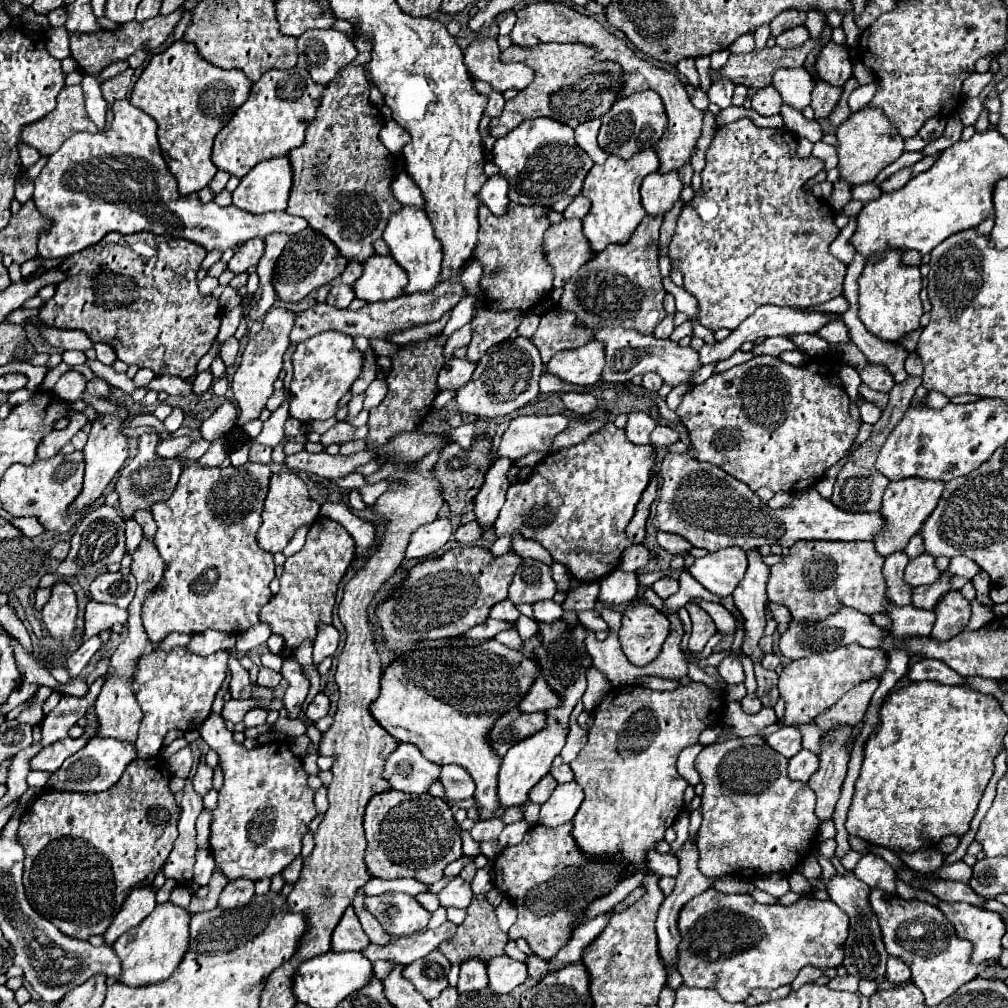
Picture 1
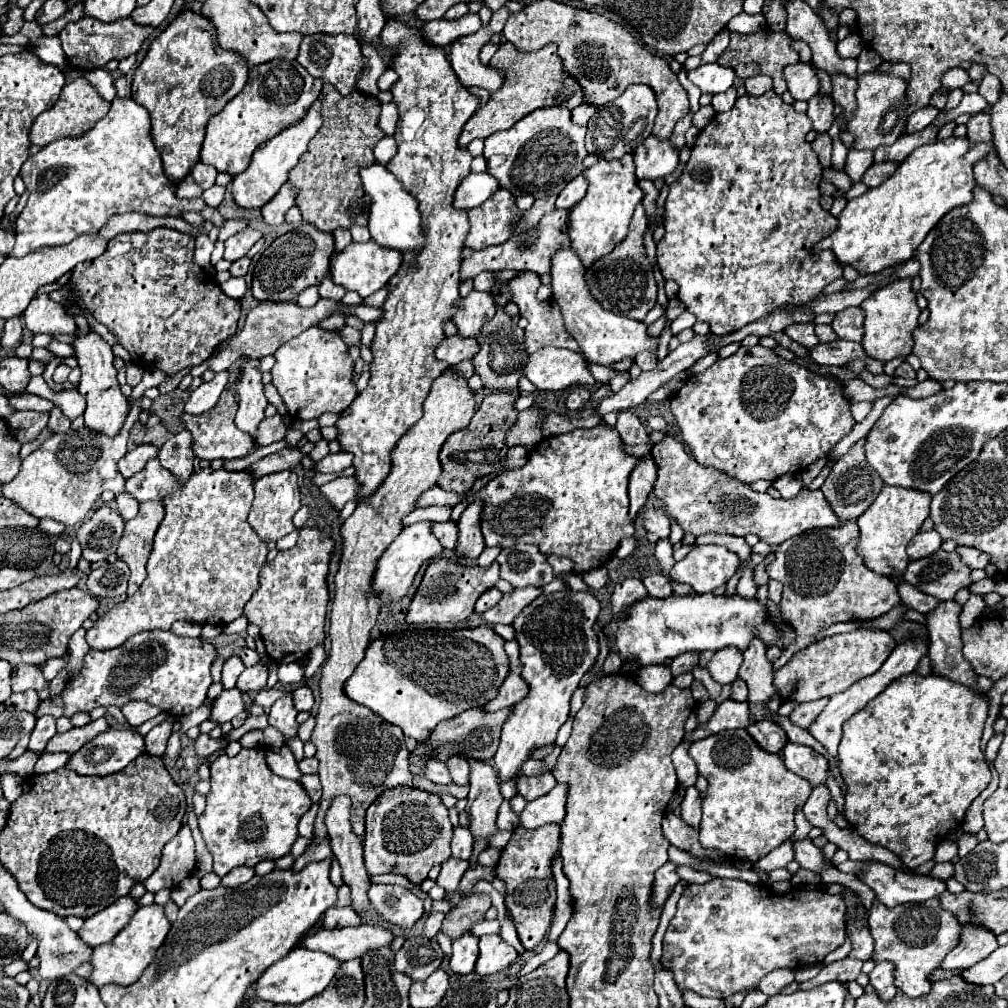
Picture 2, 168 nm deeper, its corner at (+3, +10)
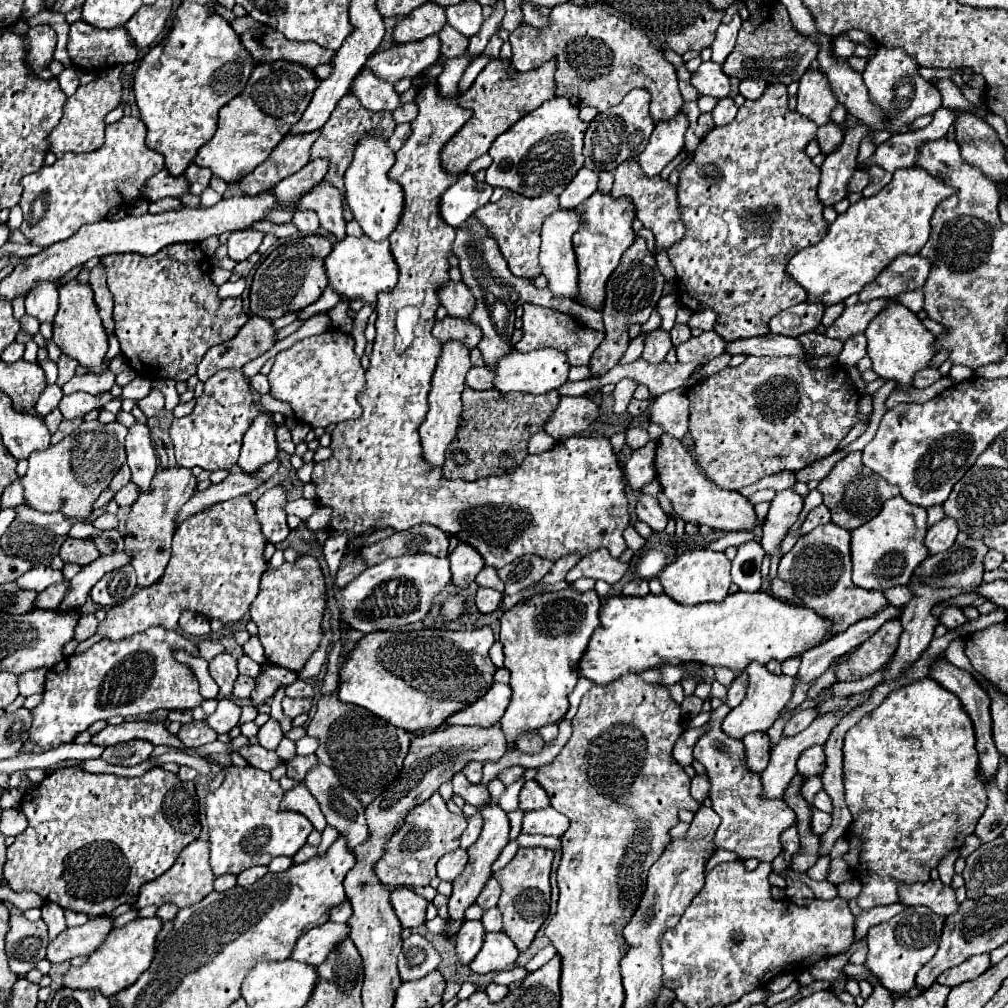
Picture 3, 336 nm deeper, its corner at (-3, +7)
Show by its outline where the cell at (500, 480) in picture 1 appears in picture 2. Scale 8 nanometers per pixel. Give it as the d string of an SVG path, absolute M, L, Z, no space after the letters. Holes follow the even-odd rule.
M478 503L466 507L466 511L458 519L458 541L456 541L456 557L476 559L484 549L484 539L478 527Z

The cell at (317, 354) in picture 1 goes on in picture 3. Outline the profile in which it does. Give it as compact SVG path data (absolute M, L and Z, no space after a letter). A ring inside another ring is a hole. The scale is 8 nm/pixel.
M326 330L324 334L304 338L294 346L282 350L274 358L272 372L268 374L270 394L276 400L288 402L296 418L312 428L326 428L344 420L354 420L362 412L360 394L364 392L364 368L354 354L354 338L342 330Z

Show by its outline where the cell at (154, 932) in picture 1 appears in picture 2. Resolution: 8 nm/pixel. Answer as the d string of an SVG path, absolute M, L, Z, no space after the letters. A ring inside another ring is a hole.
M152 903L148 907L138 909L134 913L134 917L130 919L130 923L110 943L94 947L92 957L90 957L92 973L90 973L90 977L86 977L86 981L94 983L96 987L102 987L108 983L126 987L126 985L134 983L144 973L144 969L152 963L152 959L154 959L158 947L164 943L168 931L170 931L170 921L166 919L162 905Z

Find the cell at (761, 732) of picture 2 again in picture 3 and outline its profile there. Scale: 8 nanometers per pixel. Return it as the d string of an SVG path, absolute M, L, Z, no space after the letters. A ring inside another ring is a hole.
M752 732L752 734L746 734L742 742L746 746L748 768L754 772L764 772L764 766L768 766L768 758L772 750L770 736L766 732Z

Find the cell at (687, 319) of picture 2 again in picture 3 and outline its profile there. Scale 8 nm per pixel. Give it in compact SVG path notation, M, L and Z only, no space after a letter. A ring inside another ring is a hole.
M702 310L702 312L696 312L690 316L688 320L688 326L690 328L702 328L702 330L710 330L716 322L716 312L714 310Z

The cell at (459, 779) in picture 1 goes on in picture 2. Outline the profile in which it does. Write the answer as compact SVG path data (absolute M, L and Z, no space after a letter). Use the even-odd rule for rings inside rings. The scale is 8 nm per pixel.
M454 757L450 759L450 763L446 763L450 773L452 773L452 779L456 785L466 785L468 783L468 775L470 775L470 765L466 759L462 757Z

